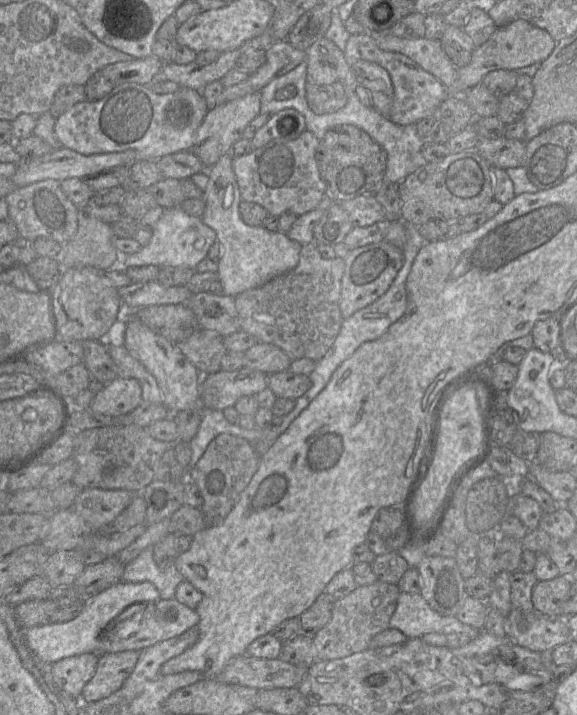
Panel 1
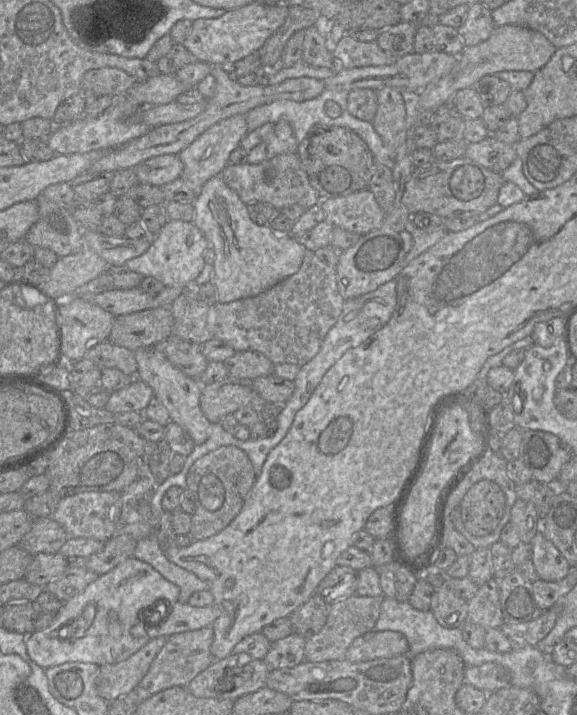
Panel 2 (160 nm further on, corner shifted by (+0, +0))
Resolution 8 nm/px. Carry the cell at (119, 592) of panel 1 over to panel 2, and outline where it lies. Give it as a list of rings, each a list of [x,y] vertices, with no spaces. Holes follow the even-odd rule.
[[[132,556],[106,574],[99,575],[81,593],[64,602],[48,628],[28,635],[26,639],[28,655],[43,669],[68,662],[92,663],[98,666],[122,662],[151,640],[149,635],[134,637],[131,634],[131,628],[140,620],[140,614],[148,611],[145,615],[152,624],[152,617],[149,618],[149,614],[153,614],[155,610],[151,609],[157,605],[157,608],[162,610],[166,606],[163,602],[169,602],[167,609],[169,613],[171,605],[178,602],[178,597],[177,585],[166,580],[151,565]],[[88,605],[94,605],[96,609],[92,624],[87,629],[82,628],[82,633],[86,631],[82,637],[71,638],[70,633],[79,631],[82,627],[82,621],[75,622]],[[64,628],[68,630],[68,638],[63,638],[61,629]]]

